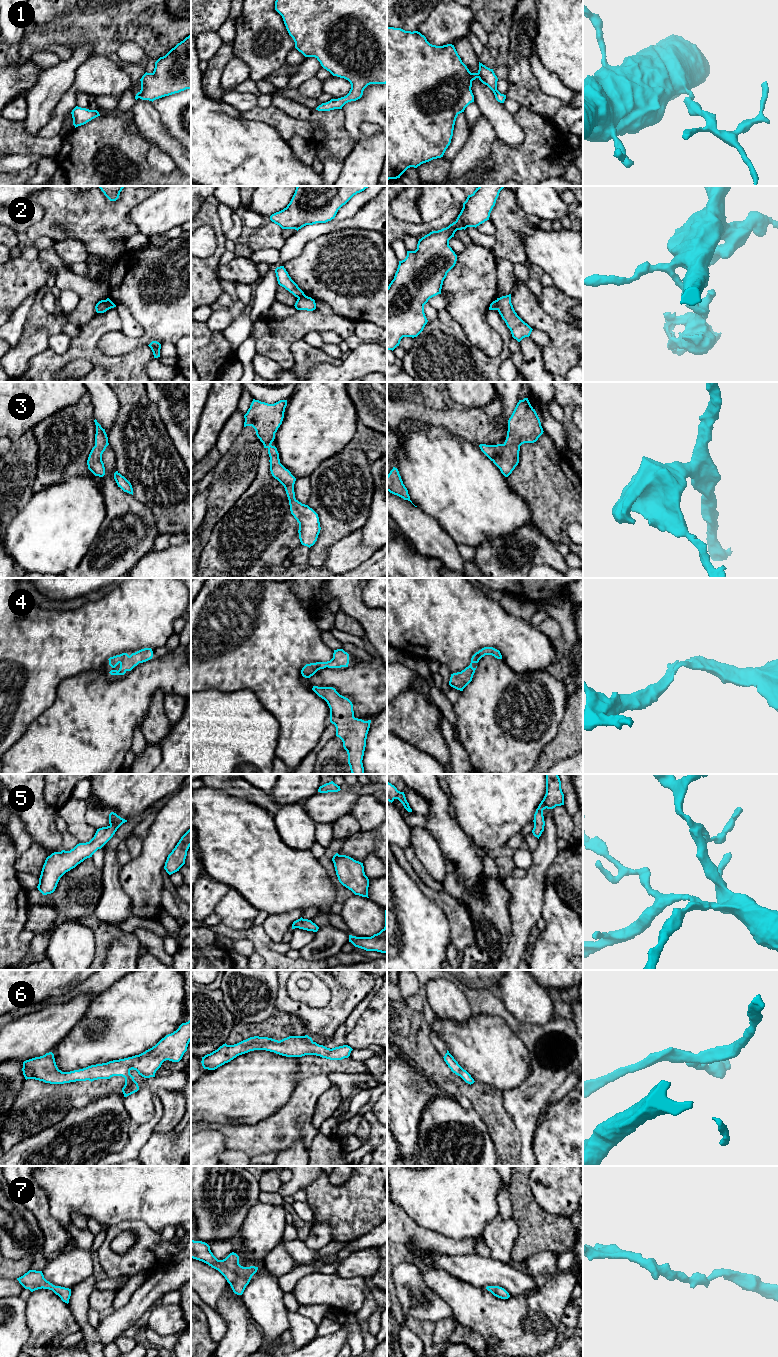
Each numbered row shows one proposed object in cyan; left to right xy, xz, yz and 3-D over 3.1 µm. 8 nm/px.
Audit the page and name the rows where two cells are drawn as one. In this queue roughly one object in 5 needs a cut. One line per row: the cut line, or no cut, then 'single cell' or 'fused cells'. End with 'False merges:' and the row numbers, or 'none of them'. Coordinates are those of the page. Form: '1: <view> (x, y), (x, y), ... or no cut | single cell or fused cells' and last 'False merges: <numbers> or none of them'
1: no cut | single cell
2: yz (496, 300), (498, 309) | fused cells
3: no cut | single cell
4: no cut | single cell
5: no cut | single cell
6: no cut | single cell
7: no cut | single cell
False merges: 2

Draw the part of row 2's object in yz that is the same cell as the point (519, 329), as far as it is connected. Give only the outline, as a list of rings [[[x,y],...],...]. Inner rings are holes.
[[[511,294],[497,298],[497,306],[499,314],[510,329],[514,339],[520,342],[523,338],[530,336],[533,329],[515,312],[511,303]]]

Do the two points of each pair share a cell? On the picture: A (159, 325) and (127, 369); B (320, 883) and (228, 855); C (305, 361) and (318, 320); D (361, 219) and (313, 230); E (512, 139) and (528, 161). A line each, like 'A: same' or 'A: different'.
A: different
B: same
C: different
D: different
E: different

